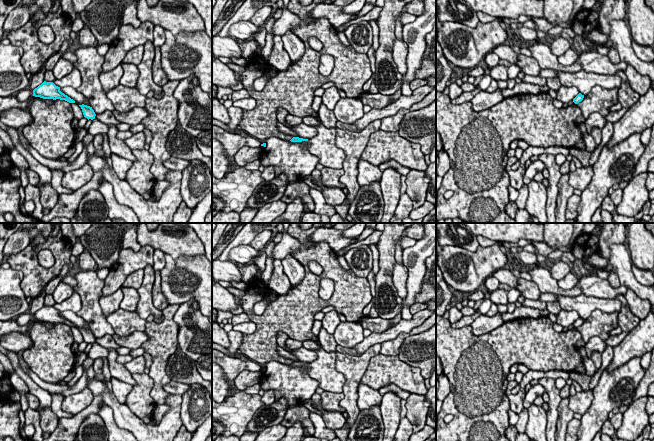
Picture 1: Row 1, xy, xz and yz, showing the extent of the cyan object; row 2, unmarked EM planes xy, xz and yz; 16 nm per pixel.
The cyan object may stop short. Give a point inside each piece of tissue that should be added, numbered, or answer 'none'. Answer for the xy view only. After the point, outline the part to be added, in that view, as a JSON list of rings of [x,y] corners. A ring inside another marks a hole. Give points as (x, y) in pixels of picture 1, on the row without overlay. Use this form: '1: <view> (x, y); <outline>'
1: xy (23, 319); [[[24,313],[17,317],[16,322],[19,326],[24,326],[27,325],[32,320],[33,320],[32,314]]]

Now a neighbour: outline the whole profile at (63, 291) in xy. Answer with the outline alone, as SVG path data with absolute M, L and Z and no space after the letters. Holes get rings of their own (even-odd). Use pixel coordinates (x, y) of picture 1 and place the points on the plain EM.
M61 281L55 288L55 291L52 296L55 300L55 303L61 303L62 301L70 298L73 292L74 289L70 285Z

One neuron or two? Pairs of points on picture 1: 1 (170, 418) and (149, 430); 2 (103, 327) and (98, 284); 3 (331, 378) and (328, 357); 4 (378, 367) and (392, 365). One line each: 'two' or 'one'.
1: one
2: one
3: one
4: one

